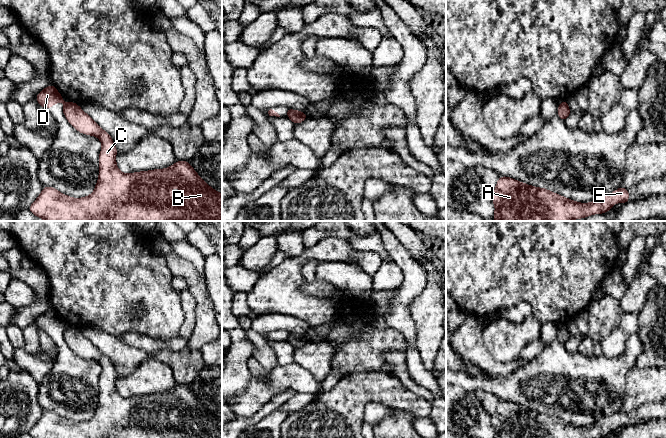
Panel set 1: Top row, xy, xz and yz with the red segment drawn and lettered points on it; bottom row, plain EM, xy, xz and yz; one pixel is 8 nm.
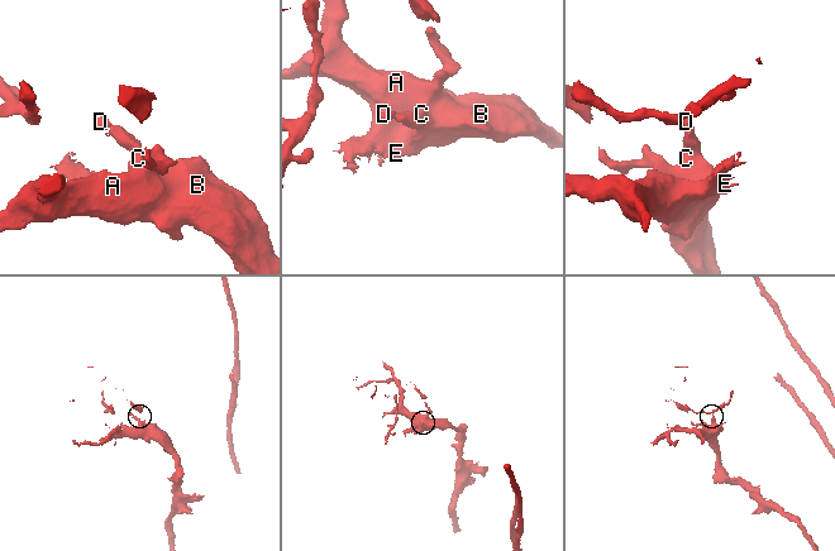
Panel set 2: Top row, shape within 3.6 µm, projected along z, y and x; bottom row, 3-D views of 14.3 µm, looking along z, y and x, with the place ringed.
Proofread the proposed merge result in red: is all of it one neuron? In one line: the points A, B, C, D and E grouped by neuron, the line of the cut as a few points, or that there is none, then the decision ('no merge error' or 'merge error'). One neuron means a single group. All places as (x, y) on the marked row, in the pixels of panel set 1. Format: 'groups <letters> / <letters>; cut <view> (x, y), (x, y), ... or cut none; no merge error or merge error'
groups A B C E / D; cut xy (66, 104), (63, 111); merge error

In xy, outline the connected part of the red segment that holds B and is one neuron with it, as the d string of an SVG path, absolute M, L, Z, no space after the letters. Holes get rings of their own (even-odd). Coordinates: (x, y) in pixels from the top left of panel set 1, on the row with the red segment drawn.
M67 102L63 111L66 119L69 121L69 123L80 133L96 136L99 138L99 140L102 143L102 149L99 154L99 177L98 181L96 183L95 189L92 194L90 194L87 197L83 198L72 198L69 197L63 193L60 193L57 189L54 187L46 186L43 187L40 195L38 198L30 205L28 208L29 211L34 214L37 217L40 217L44 221L222 221L222 194L211 188L194 170L194 168L191 166L191 164L188 163L188 161L178 161L172 165L169 166L166 169L154 169L150 171L141 171L141 172L134 172L130 174L124 174L122 173L116 164L116 154L117 154L117 148L114 144L111 136L104 131L89 115L87 115L81 107L78 106L77 103L74 102ZM174 187L178 187L181 189L181 194L178 198L173 198L171 196L171 189Z

